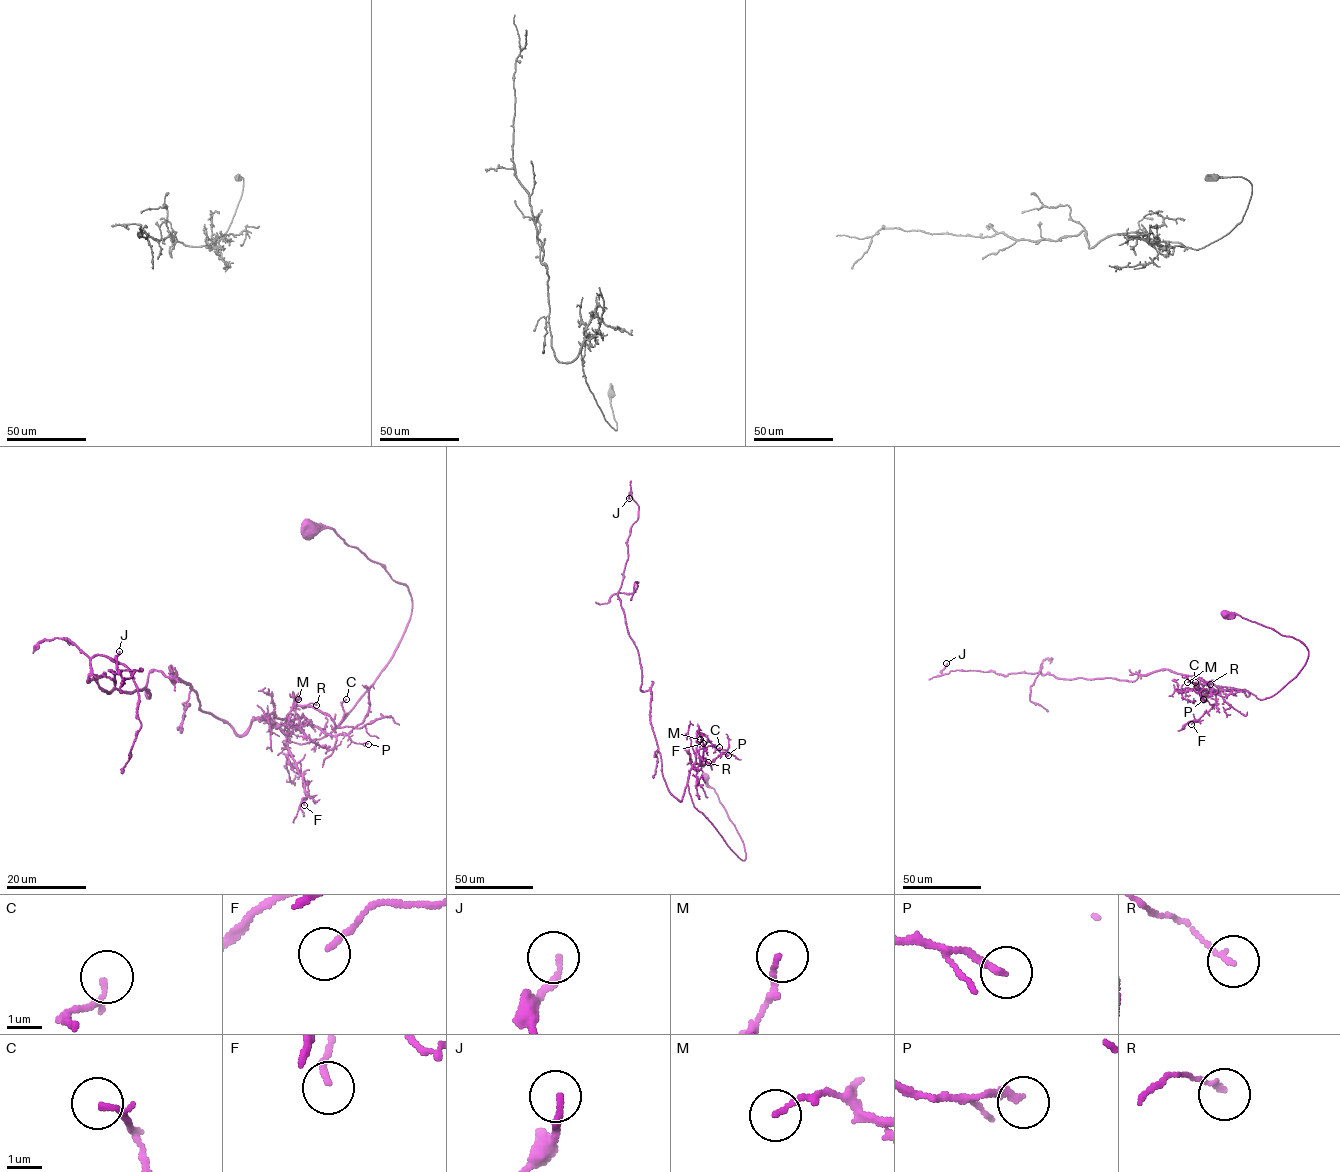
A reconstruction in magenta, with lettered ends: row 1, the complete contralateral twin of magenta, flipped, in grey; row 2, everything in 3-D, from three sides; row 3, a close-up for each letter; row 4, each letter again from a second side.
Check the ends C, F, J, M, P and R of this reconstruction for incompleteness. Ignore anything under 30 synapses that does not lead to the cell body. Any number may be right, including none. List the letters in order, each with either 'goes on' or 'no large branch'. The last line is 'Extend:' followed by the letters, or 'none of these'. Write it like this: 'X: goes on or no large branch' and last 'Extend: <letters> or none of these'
C: no large branch
F: no large branch
J: no large branch
M: no large branch
P: no large branch
R: no large branch
Extend: none of these

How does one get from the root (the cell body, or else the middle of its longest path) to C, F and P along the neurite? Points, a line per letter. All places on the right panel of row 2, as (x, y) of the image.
C: (1224, 614), (1299, 640), (1306, 661), (1265, 699), (1196, 684), (1197, 692), (1195, 682)
F: (1224, 614), (1299, 640), (1308, 658), (1265, 699), (1219, 690), (1214, 705), (1191, 724)
P: (1224, 614), (1299, 640), (1308, 657), (1271, 696), (1231, 688), (1213, 689), (1203, 699)

